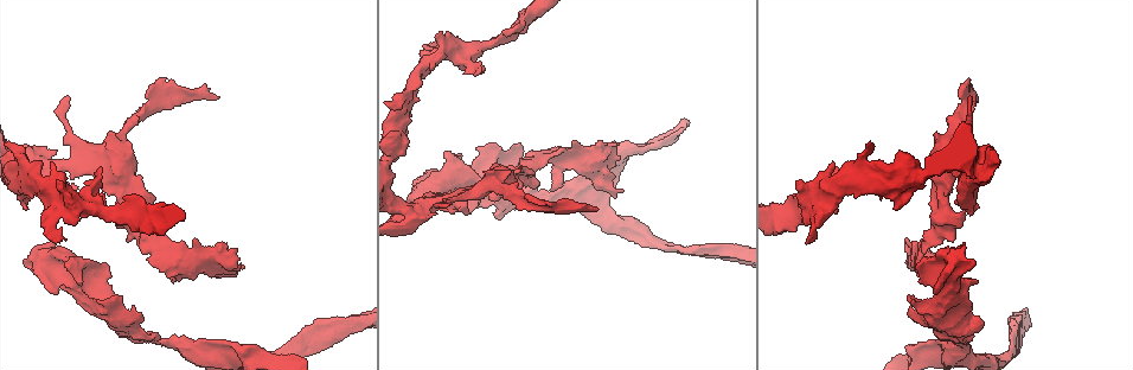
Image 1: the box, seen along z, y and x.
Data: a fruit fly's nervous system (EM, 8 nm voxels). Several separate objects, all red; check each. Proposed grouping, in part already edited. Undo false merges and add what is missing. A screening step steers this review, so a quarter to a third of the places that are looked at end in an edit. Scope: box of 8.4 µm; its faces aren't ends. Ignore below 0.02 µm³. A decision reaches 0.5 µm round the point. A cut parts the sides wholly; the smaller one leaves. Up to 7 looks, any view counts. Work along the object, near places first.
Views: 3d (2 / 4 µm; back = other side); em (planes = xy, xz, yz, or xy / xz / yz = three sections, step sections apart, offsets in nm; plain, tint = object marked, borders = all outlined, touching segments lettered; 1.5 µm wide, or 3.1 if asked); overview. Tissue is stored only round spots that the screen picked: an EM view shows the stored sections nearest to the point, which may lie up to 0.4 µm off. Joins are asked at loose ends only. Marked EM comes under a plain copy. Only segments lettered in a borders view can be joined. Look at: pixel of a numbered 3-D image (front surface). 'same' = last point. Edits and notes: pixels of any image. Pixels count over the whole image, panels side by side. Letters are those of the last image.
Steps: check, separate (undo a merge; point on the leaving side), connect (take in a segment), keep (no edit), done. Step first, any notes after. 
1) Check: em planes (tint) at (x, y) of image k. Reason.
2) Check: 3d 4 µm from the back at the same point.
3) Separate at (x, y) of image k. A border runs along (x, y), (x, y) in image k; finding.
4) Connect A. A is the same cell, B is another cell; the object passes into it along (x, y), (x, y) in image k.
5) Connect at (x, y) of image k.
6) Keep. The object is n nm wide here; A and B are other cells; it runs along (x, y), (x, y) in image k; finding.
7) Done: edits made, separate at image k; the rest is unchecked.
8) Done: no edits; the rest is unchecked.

Check: em planes (borders) at (62, 182) of image 1. Branch stops here.

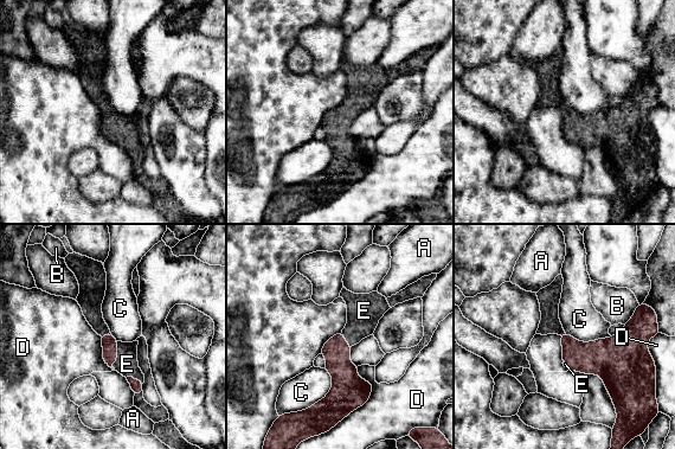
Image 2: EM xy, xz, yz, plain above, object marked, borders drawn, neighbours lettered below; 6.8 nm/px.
Connect E. E is the same cell, A, B, C and D are other cells; the object passes into it along (109, 342), (116, 356), (127, 364) in image 2; it goes on there.

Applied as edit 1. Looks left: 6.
Check: overview.

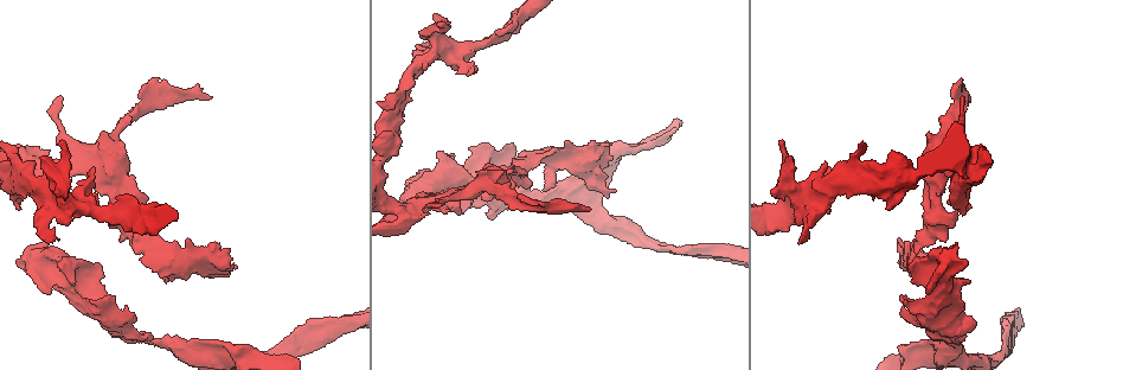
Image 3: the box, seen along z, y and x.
Check: em xz step 8 (tint) at (937, 204) of image 3. Arms part here.

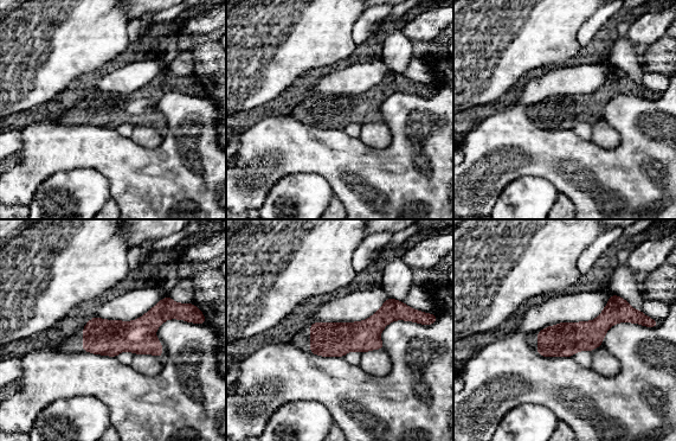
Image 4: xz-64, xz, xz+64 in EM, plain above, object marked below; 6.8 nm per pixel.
Check: em planes (borders) at the same point.

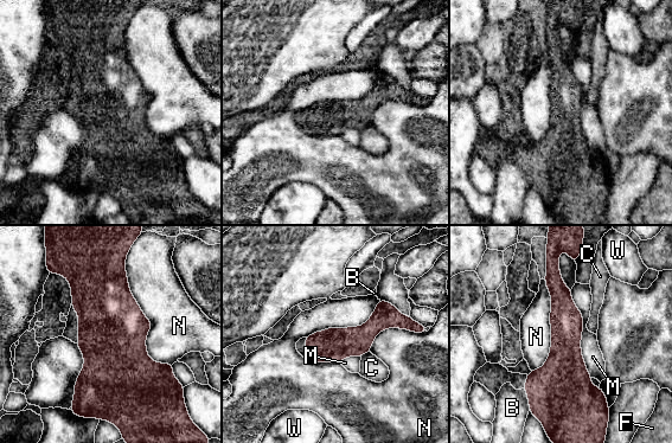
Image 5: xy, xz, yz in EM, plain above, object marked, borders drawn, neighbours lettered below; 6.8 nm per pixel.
Keep. B, C, F, M, N and W are other cells; it runs along (400, 321), (308, 357) in image 5; continuous, no second cell.

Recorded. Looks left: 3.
Check: em planes (borders) at (18, 264) of image 3. Free end.

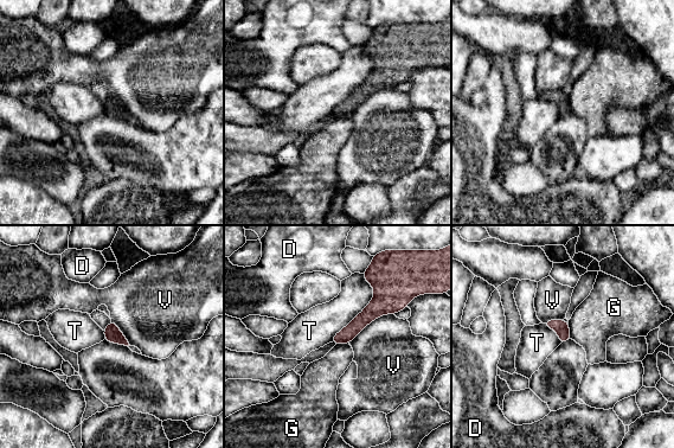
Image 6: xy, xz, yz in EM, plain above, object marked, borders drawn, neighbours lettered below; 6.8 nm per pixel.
Keep. D, G, T and V are other cells; a border runs along (567, 322), (571, 338) in image 6; no lettered segment goes on from it.

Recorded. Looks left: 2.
Done: edits made, connect at image 2; the rest is unchecked.

